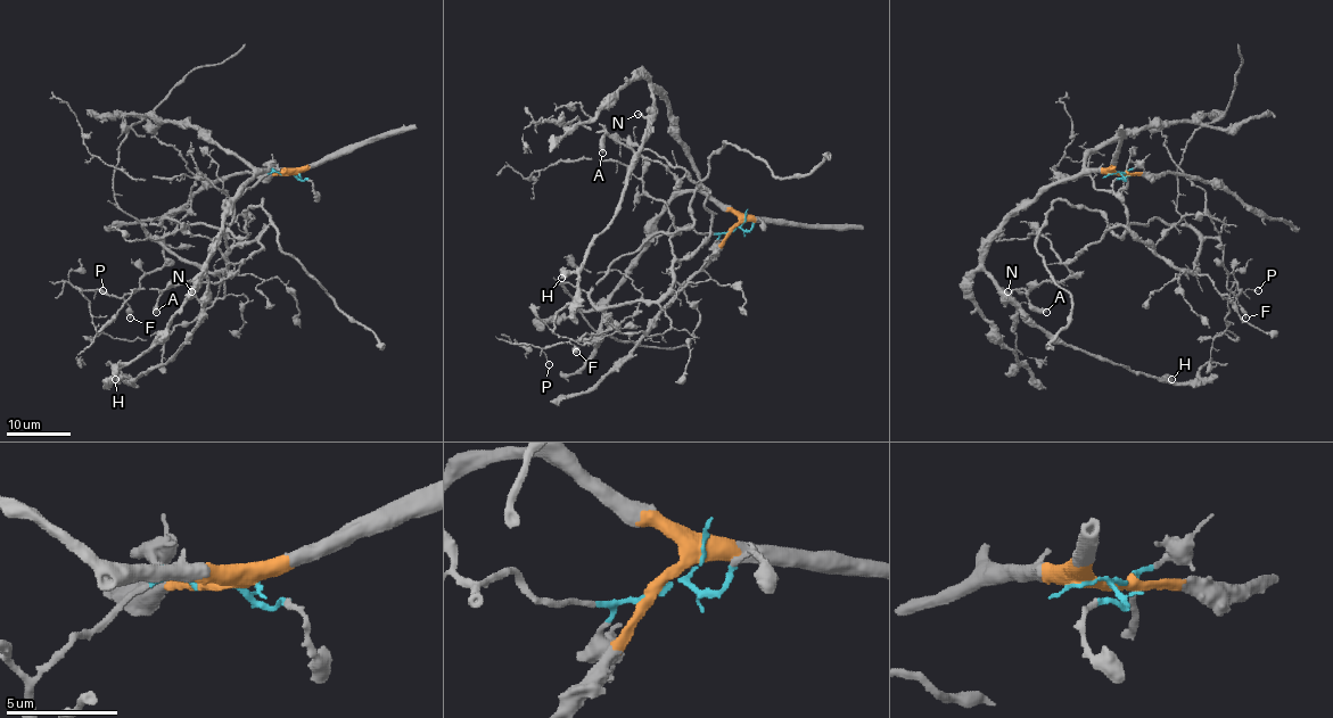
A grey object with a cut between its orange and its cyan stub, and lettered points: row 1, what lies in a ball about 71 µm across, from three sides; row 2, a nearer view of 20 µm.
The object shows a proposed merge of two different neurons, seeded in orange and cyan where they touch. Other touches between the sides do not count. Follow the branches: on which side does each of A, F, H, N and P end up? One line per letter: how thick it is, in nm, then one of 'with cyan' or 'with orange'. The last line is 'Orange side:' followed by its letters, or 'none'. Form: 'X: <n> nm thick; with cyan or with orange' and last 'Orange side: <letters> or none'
A: 480 nm thick; with cyan
F: 400 nm thick; with cyan
H: 700 nm thick; with orange
N: 240 nm thick; with orange
P: 110 nm thick; with cyan
Orange side: H, N

